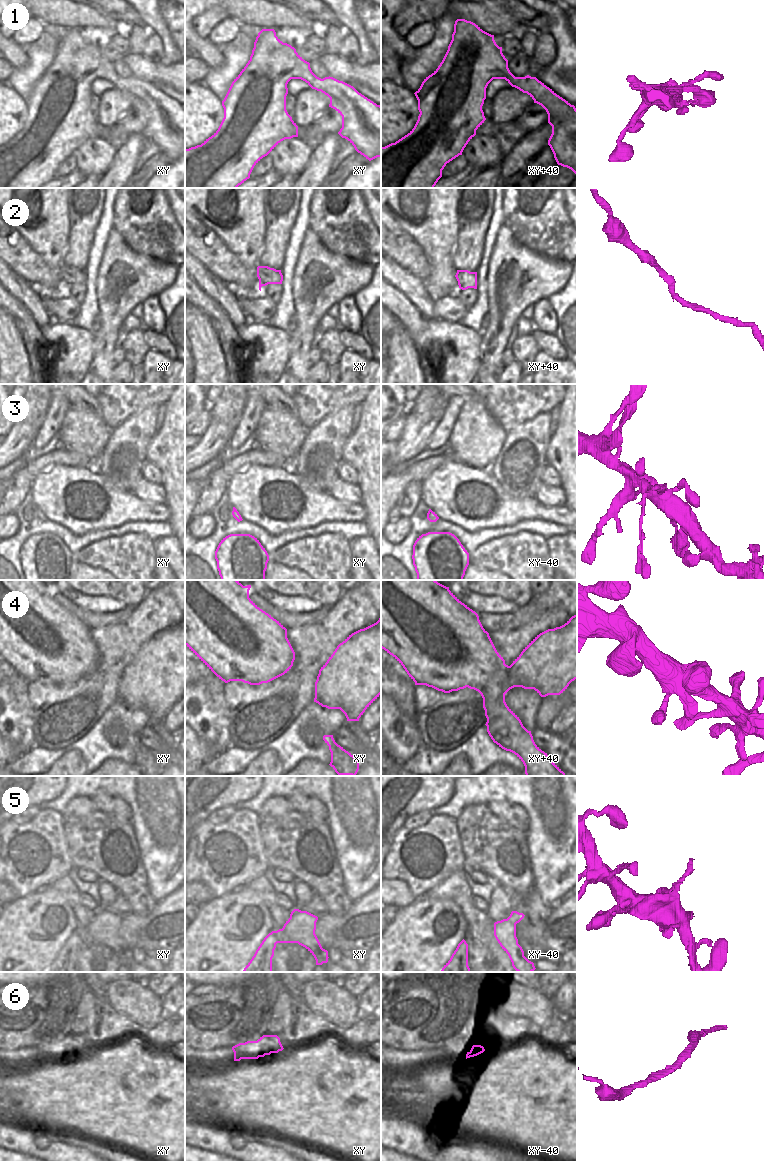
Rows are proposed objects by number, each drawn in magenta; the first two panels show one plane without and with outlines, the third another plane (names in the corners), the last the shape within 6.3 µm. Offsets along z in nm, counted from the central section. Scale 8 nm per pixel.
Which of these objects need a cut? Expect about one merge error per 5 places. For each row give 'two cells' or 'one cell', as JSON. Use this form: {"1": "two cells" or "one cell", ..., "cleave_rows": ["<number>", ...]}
{"1": "one cell", "2": "one cell", "3": "one cell", "4": "one cell", "5": "two cells", "6": "one cell", "cleave_rows": ["5"]}

